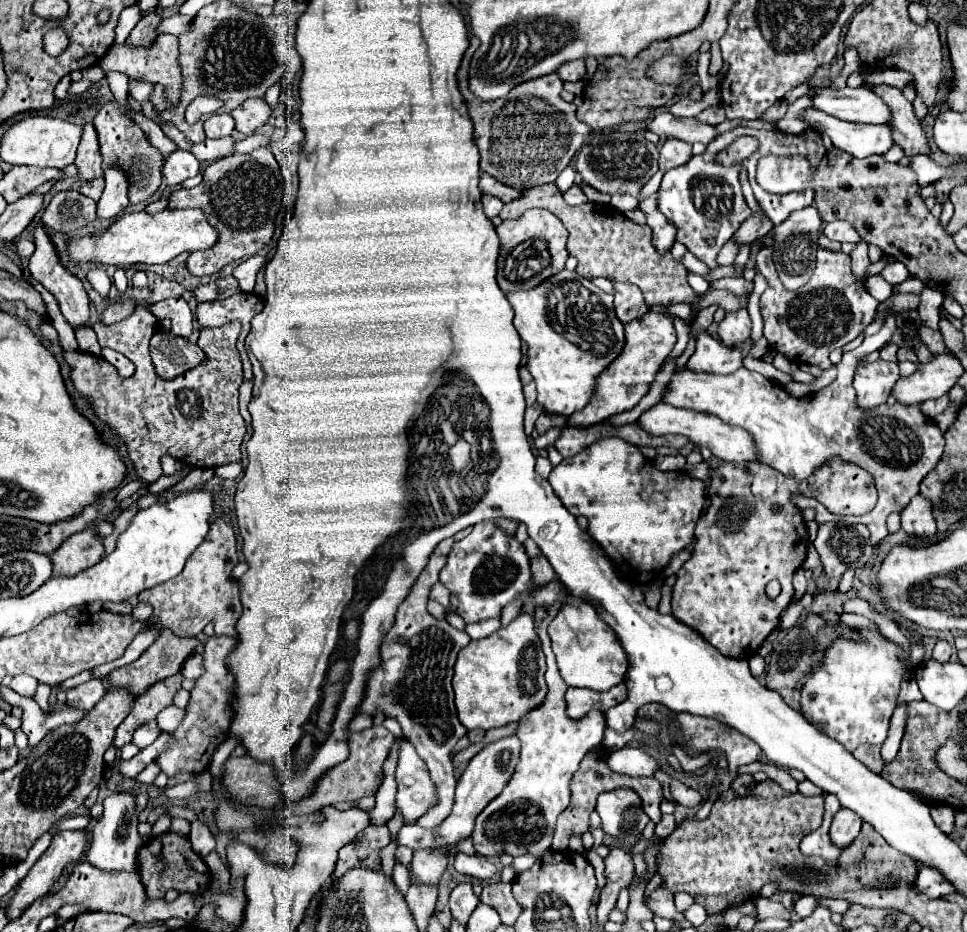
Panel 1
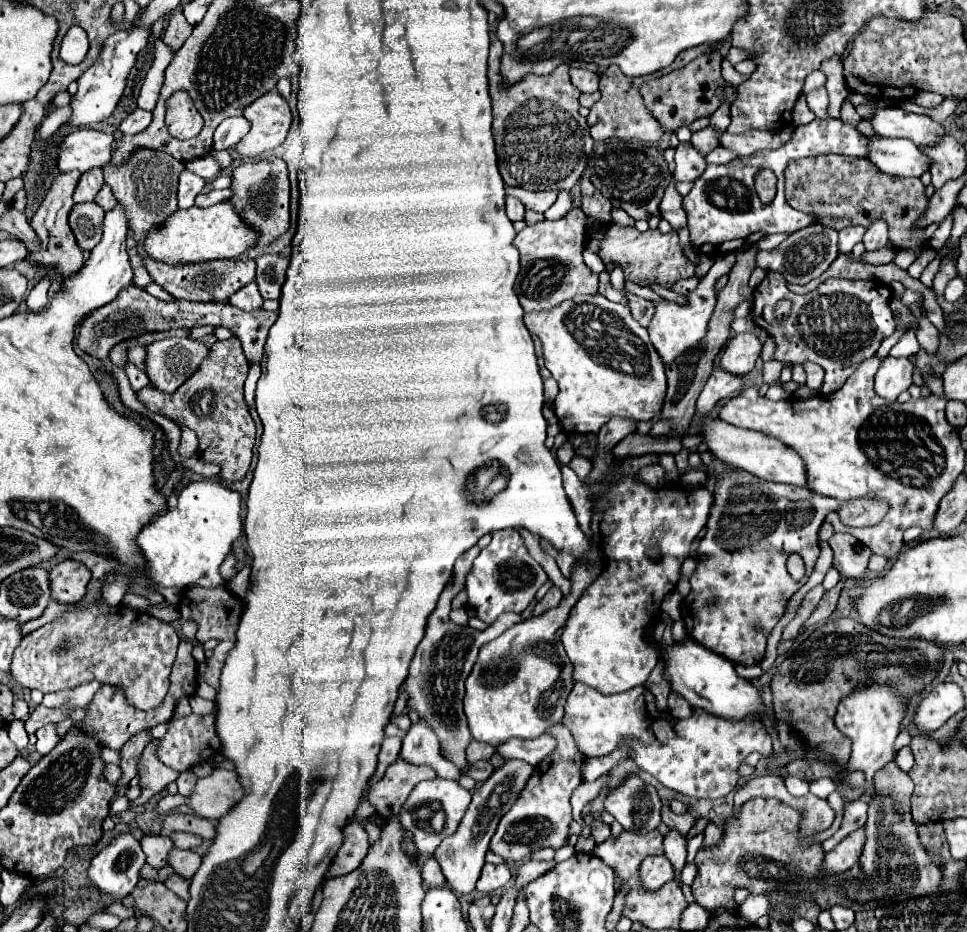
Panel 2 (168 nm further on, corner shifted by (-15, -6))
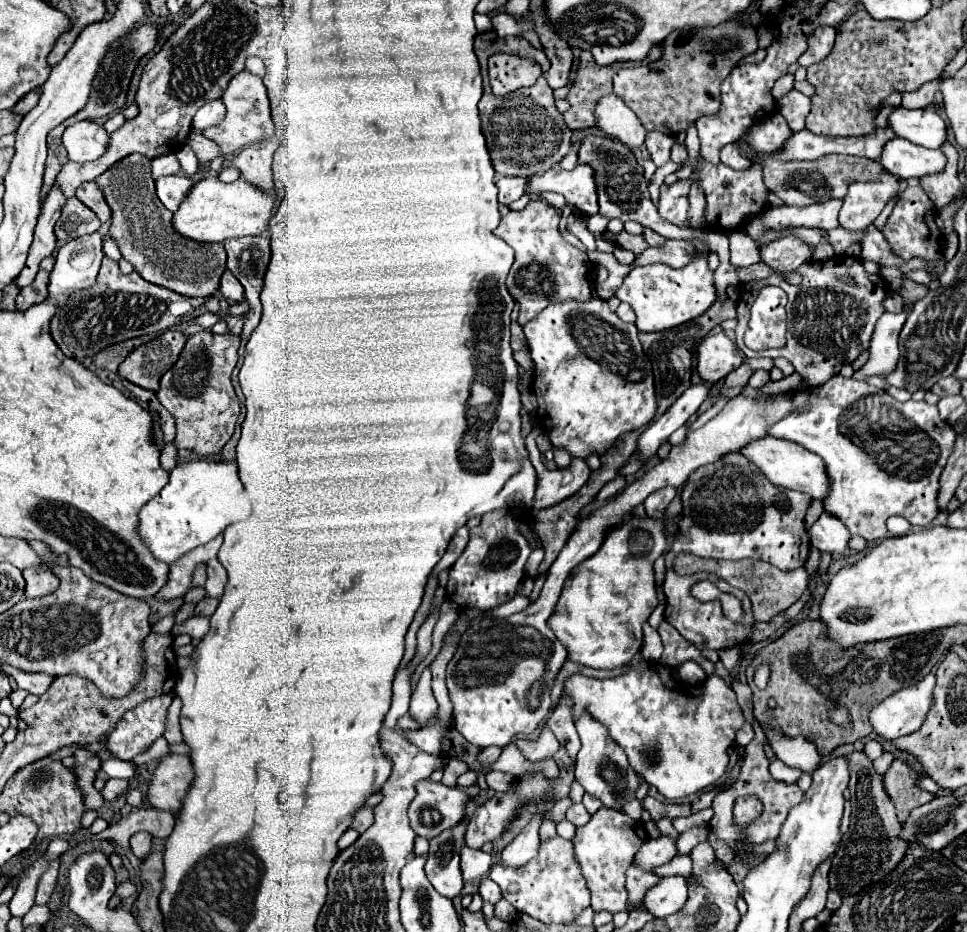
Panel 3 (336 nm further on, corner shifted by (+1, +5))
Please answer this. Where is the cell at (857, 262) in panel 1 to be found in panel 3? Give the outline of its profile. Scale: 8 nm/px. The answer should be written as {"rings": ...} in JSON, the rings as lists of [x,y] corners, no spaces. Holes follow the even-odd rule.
{"rings":[[[884,174],[878,182],[852,182],[840,210],[840,226],[850,230],[860,230],[870,226],[878,218],[886,202],[896,196],[896,192],[898,192],[898,178],[892,174]]]}

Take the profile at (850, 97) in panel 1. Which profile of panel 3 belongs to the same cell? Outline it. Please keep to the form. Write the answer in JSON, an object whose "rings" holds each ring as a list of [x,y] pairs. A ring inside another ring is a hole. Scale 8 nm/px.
{"rings":[[[896,106],[892,108],[892,112],[888,114],[888,128],[892,128],[892,132],[900,138],[908,138],[914,144],[926,146],[926,148],[940,148],[940,144],[946,140],[946,124],[944,120],[934,112],[934,110],[908,110],[904,106]]]}

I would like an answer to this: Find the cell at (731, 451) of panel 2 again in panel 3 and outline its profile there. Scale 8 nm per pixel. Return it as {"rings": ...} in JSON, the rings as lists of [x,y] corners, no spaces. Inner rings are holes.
{"rings":[[[764,436],[764,438],[748,442],[740,452],[752,464],[756,464],[758,470],[764,472],[766,478],[772,484],[804,492],[804,494],[808,494],[808,496],[812,496],[816,500],[826,498],[826,494],[828,494],[828,476],[826,476],[824,462],[816,454],[808,452],[804,446],[794,444],[790,440],[780,440],[780,438],[774,438],[774,436]]]}

